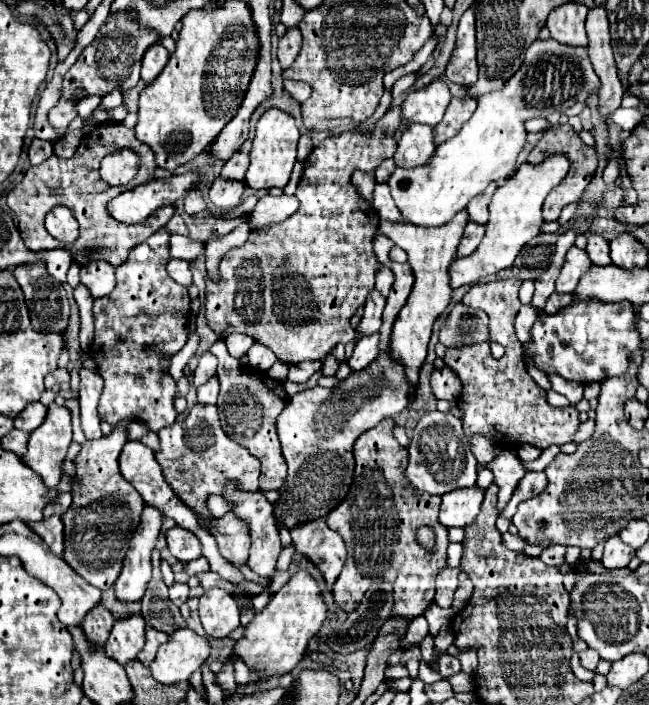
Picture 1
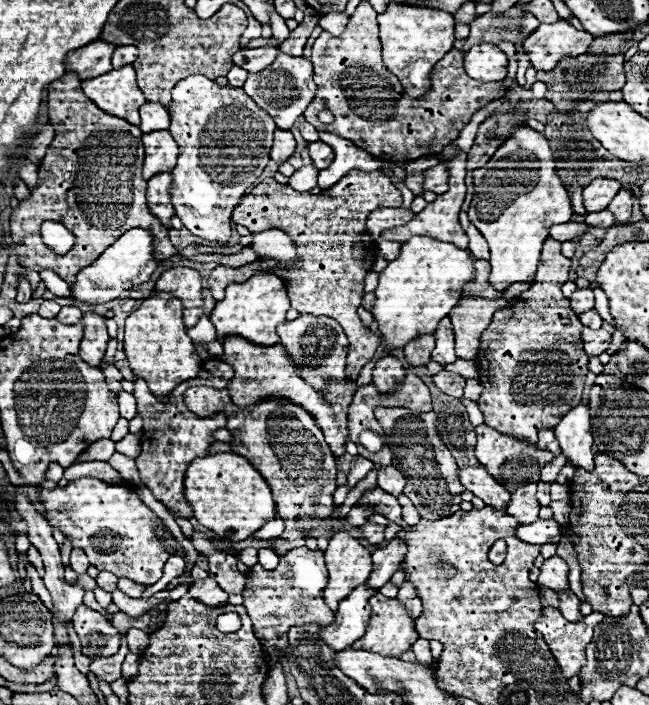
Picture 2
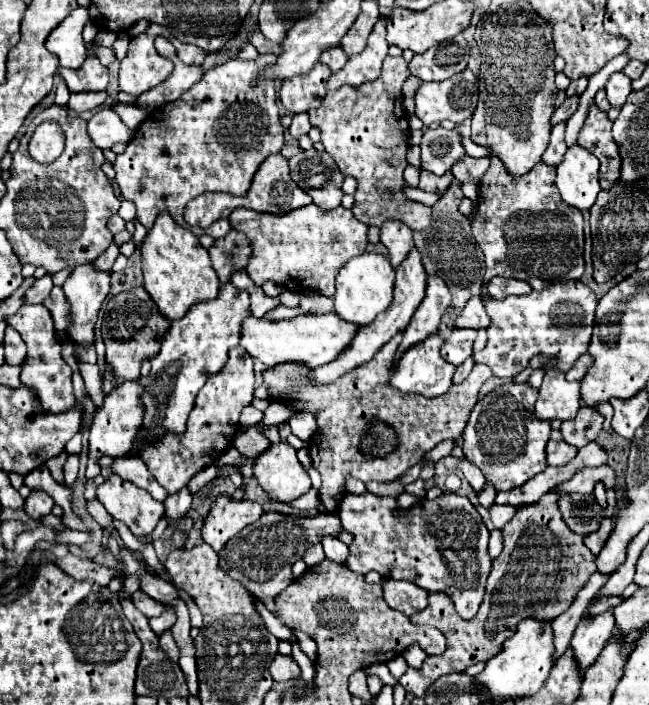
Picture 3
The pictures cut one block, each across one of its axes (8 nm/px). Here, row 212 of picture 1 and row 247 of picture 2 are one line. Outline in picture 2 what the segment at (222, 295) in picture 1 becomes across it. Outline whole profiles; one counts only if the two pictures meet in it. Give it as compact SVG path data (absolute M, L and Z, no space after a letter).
M352 170L332 188L316 196L310 192L296 192L286 184L278 184L274 178L266 178L248 196L242 198L242 204L234 210L232 218L234 222L246 226L252 232L272 228L284 230L298 248L296 254L298 262L286 266L278 260L266 258L246 264L242 268L218 266L208 276L208 288L212 296L220 300L224 296L224 288L230 282L244 282L248 280L248 276L254 276L256 272L272 272L280 276L284 280L284 288L288 292L292 308L296 308L300 314L328 316L340 322L350 342L350 352L346 356L346 378L356 380L362 366L374 356L376 348L380 346L380 336L366 330L356 314L364 296L364 278L368 270L372 270L374 260L378 256L376 242L368 236L366 228L368 212L374 212L376 208L400 208L400 206L402 206L402 194L382 170L376 172Z

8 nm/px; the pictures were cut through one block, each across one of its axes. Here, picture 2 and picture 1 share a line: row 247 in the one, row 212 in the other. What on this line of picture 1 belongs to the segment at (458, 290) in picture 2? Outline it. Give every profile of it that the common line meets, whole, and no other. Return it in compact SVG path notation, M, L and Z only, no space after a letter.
M554 38L534 40L526 48L526 56L518 72L506 80L502 90L478 96L478 108L462 130L436 146L430 158L430 180L420 180L418 168L396 168L388 186L402 216L418 226L440 226L468 200L482 194L488 184L502 186L514 172L516 158L526 144L524 122L544 118L550 112L566 112L576 102L586 102L592 92L600 90L600 78L588 58L584 46L562 44Z

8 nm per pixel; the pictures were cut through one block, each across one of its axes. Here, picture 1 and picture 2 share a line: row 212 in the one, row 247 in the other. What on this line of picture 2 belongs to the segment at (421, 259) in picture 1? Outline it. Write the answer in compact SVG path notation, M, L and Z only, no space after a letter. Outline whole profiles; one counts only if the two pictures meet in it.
M446 146L442 150L442 156L446 158L444 164L450 168L450 182L448 182L448 192L440 194L434 202L430 202L422 212L414 214L414 218L400 226L400 228L390 228L388 232L382 232L380 238L382 240L396 240L396 242L404 242L404 240L410 240L412 236L432 236L436 240L448 240L452 244L456 244L458 248L468 248L468 236L464 234L460 222L458 222L458 214L460 214L460 208L462 208L462 202L464 202L464 194L466 194L466 168L464 168L464 152L458 152L456 156L452 156L456 148L454 146Z

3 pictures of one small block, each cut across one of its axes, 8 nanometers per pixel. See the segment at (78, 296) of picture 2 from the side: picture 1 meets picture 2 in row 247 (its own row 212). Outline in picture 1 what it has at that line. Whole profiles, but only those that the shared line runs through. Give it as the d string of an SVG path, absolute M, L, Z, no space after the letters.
M190 170L178 176L150 180L148 184L140 184L132 190L124 190L110 204L108 212L126 224L144 222L154 210L162 206L174 204L178 198L184 198L200 180L200 172Z

